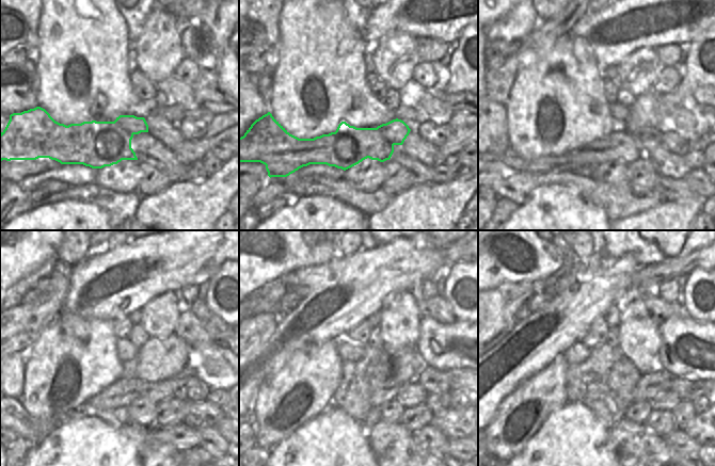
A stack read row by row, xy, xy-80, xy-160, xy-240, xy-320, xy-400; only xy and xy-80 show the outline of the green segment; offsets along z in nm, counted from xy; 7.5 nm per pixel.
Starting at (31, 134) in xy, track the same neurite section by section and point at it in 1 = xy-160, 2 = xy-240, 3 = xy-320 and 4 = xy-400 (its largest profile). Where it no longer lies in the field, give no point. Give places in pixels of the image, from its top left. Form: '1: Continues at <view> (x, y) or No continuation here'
1: Continues at xy-160 (618, 146)
2: Continues at xy-240 (121, 392)
3: Continues at xy-320 (429, 380)
4: Continues at xy-400 (682, 389).

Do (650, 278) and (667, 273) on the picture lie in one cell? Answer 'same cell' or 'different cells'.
same cell

